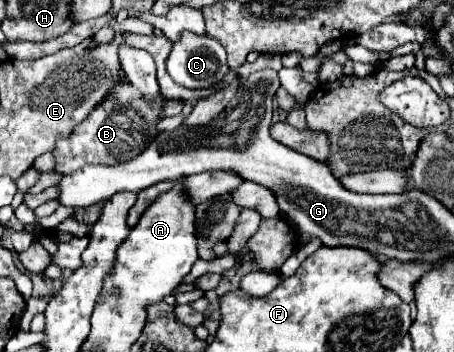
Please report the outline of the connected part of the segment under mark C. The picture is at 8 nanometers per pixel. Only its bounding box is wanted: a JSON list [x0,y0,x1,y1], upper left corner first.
[166,31,228,89]

